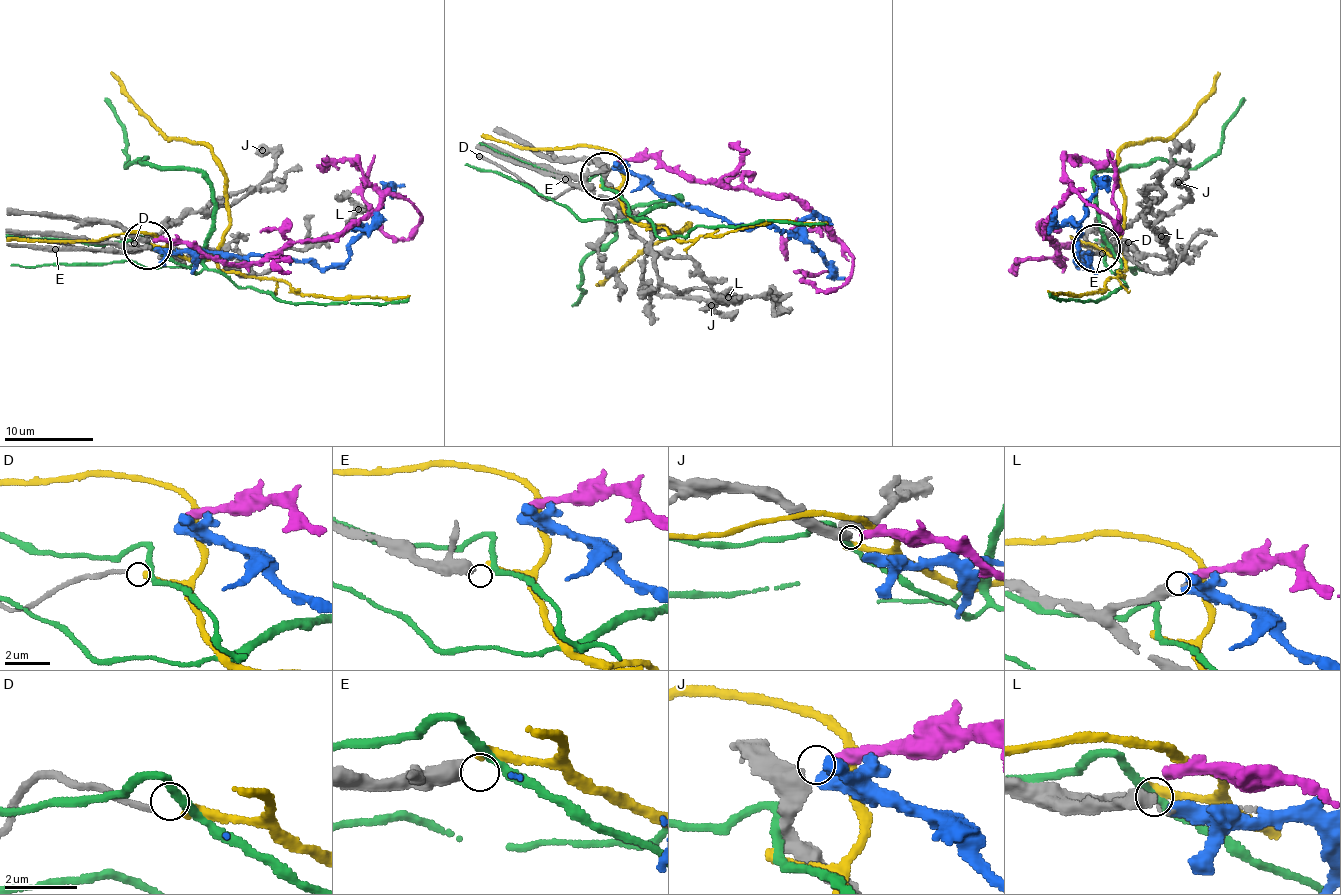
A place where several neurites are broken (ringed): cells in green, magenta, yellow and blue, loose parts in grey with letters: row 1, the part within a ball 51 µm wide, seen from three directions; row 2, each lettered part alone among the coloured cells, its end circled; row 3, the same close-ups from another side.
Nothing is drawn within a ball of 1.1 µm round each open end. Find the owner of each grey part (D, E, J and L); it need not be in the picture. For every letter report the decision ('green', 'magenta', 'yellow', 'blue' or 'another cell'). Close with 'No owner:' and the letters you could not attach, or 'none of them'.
D: yellow
E: another cell
J: magenta
L: blue
No owner: E

